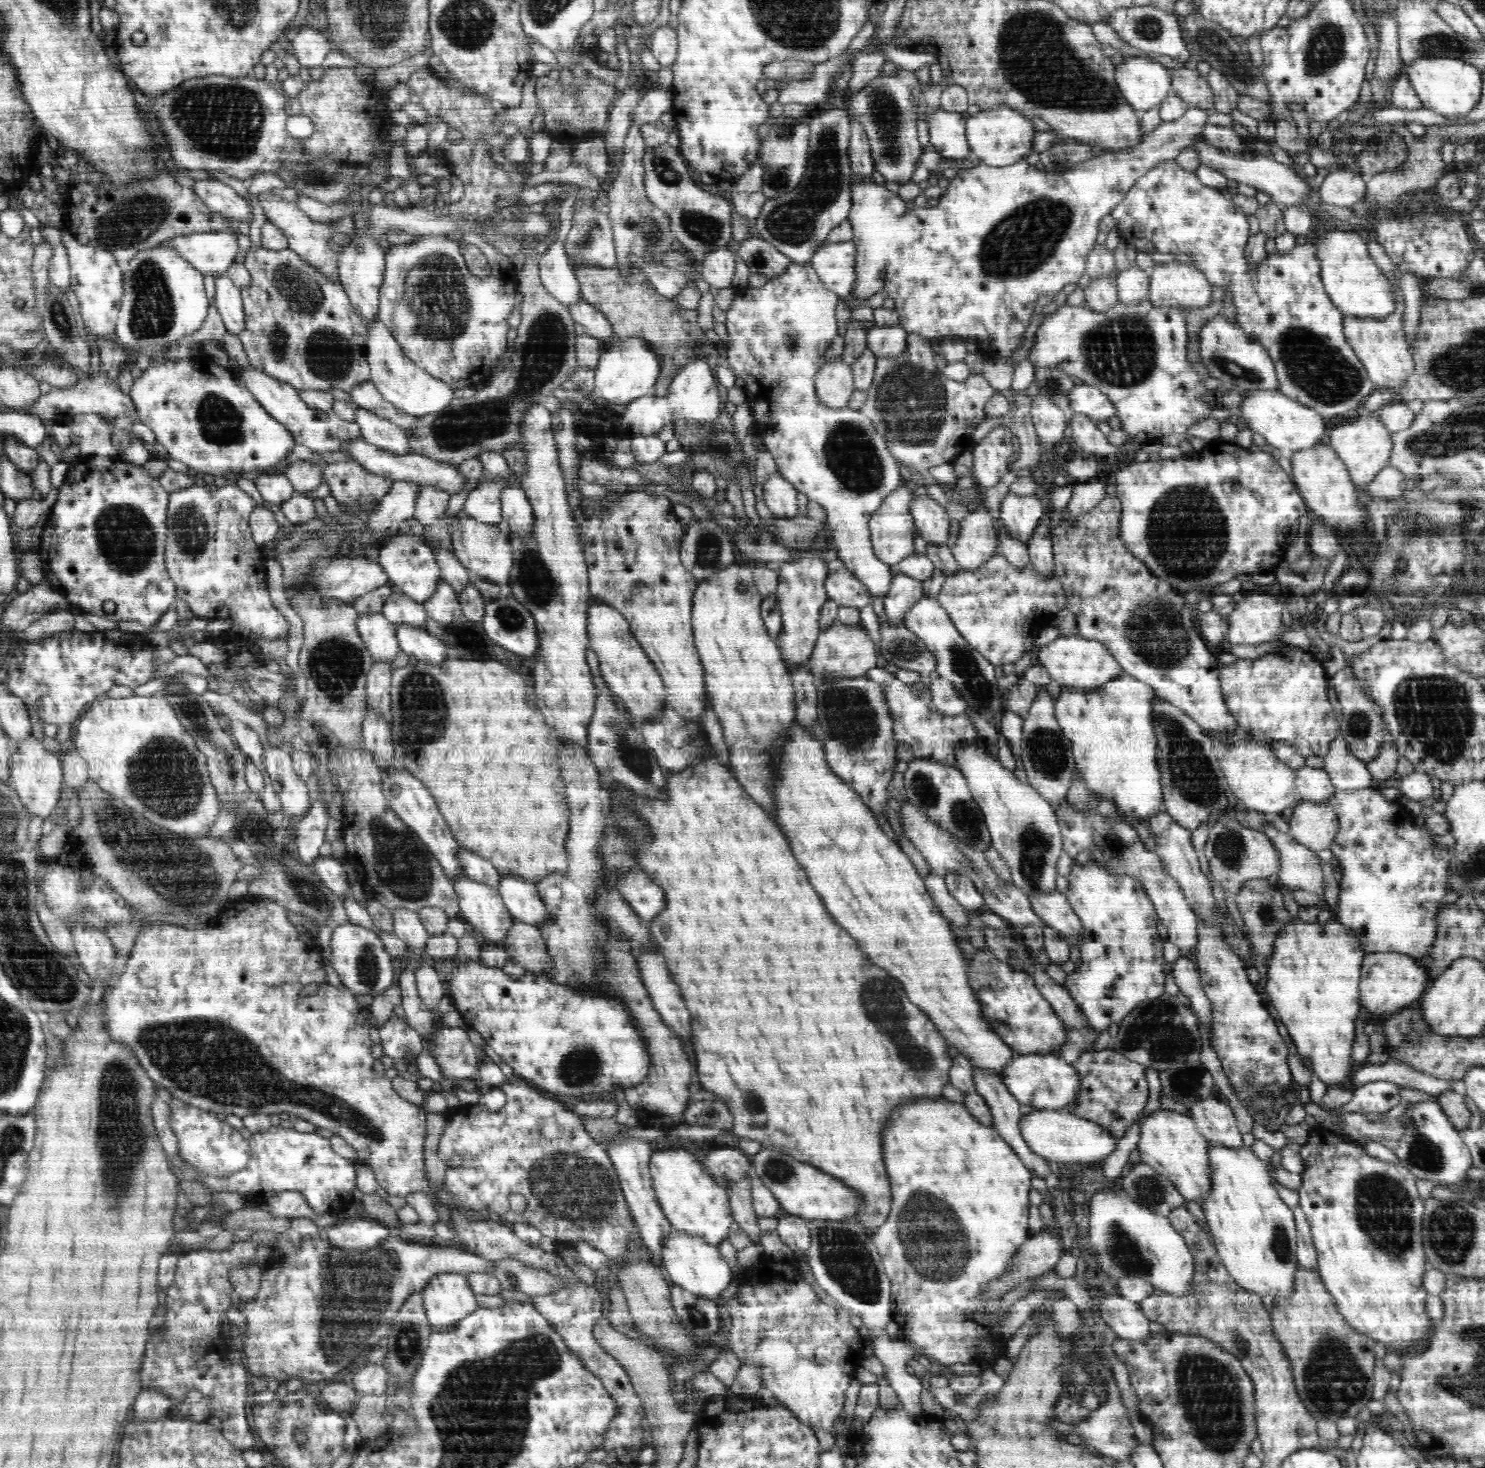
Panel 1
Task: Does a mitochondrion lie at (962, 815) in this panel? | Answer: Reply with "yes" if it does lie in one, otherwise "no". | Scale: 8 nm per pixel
yes

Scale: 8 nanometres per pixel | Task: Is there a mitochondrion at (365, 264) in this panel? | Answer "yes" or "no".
no

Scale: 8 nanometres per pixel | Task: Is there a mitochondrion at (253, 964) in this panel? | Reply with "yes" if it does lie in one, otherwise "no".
no

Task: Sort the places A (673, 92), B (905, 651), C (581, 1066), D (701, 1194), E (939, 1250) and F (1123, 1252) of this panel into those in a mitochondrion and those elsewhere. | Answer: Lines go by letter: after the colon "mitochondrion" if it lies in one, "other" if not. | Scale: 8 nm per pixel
A: other
B: mitochondrion
C: mitochondrion
D: other
E: mitochondrion
F: mitochondrion

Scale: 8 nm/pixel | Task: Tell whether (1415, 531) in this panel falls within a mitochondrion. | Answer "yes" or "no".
no

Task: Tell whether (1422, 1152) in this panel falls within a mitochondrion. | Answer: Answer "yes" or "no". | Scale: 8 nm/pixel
yes

